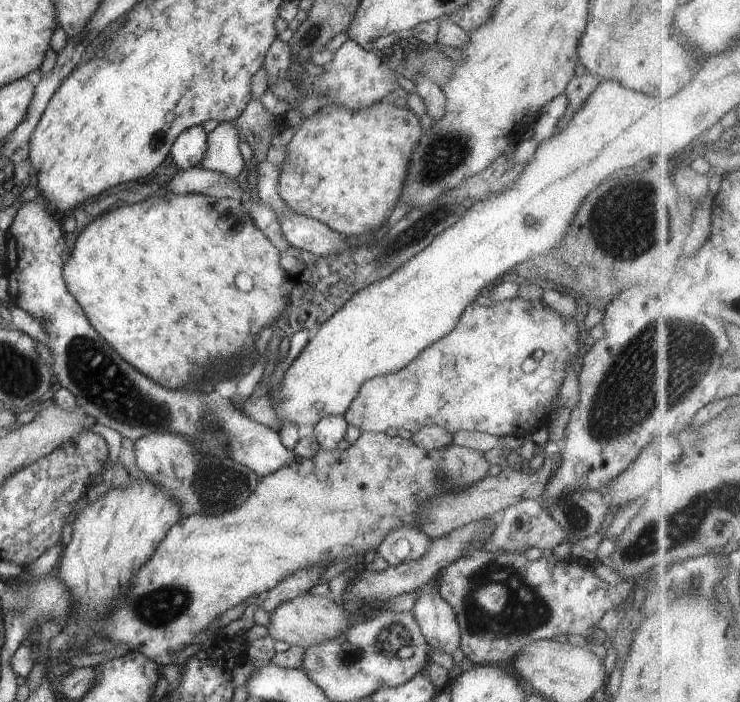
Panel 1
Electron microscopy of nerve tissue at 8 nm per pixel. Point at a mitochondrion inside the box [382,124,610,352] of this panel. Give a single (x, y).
(447, 152)

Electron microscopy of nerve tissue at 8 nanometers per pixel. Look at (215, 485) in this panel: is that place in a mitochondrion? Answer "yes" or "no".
yes

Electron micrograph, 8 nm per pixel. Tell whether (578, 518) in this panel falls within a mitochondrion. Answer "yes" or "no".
yes

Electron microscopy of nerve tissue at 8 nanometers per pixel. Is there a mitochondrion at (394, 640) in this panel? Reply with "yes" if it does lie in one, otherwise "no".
yes

